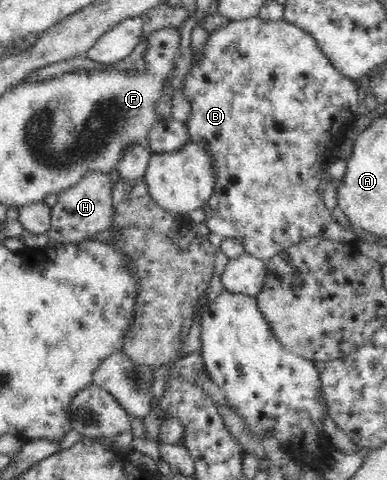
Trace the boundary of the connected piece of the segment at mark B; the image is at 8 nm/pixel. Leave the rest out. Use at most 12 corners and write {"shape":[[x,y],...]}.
{"shape":[[210,31],[181,82],[210,232],[355,242],[322,176],[363,93],[306,31]]}

